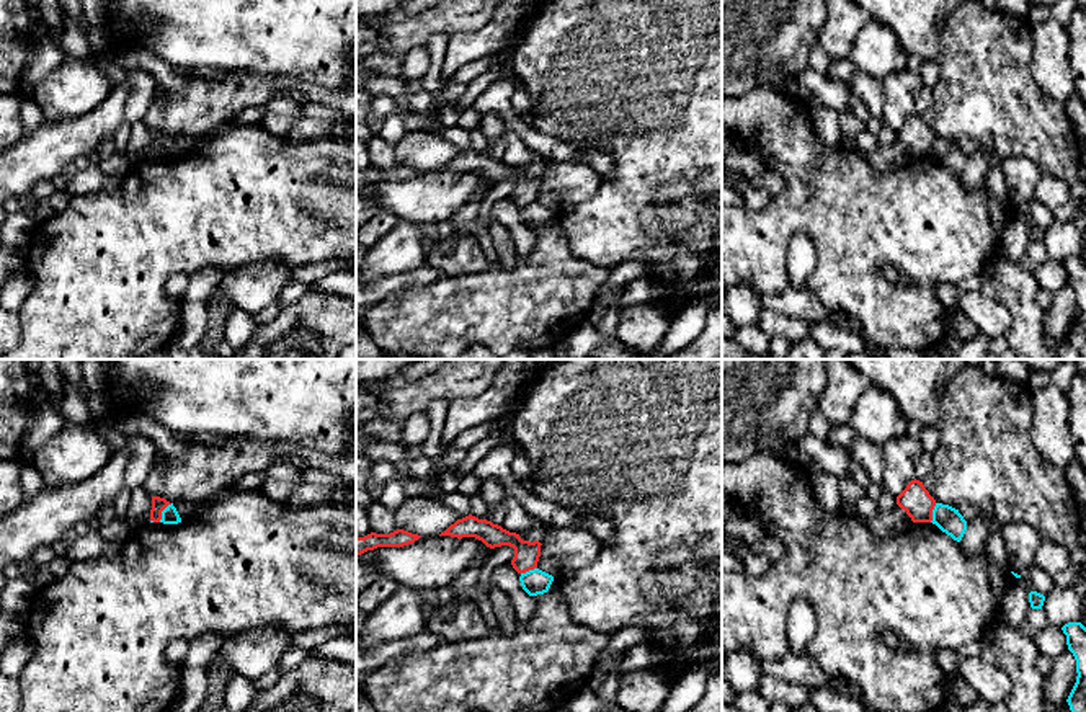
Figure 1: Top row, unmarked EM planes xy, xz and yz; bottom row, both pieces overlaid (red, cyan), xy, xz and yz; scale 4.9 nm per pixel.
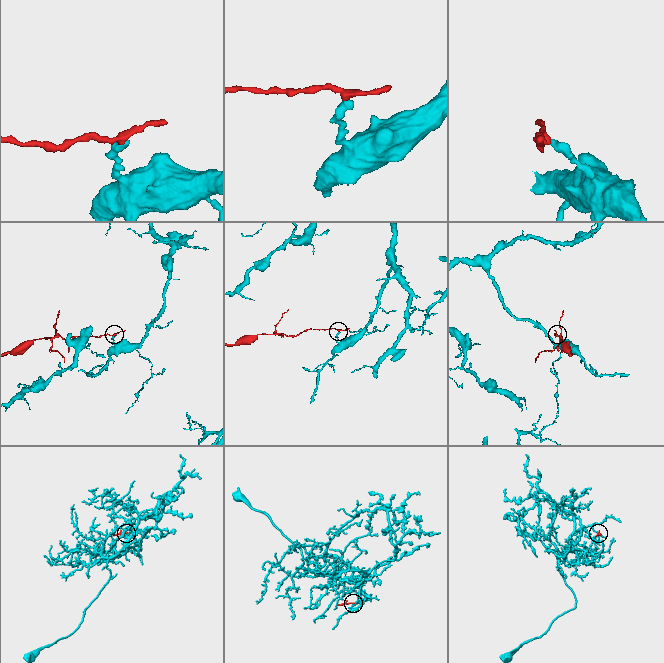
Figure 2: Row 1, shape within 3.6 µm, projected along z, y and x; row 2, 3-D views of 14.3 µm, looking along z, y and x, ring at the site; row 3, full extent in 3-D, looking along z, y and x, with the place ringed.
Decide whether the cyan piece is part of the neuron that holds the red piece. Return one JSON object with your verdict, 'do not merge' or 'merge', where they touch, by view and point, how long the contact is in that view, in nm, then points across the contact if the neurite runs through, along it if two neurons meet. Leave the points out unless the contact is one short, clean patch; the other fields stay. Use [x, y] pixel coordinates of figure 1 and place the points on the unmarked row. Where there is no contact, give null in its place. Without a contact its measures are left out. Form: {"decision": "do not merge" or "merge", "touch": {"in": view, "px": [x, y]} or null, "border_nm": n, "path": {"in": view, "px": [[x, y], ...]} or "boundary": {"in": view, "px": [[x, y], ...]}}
{"decision": "do not merge", "touch": {"in": "xy", "px": [162, 144]}, "border_nm": 120, "boundary": {"in": "xy", "px": [[172, 137], [162, 146], [159, 155]]}}

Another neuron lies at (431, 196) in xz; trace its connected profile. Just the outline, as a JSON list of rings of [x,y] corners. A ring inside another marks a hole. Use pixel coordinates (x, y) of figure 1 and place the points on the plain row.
[[[421,170],[403,181],[374,183],[374,196],[381,211],[392,212],[398,220],[431,227],[451,220],[472,194],[490,185],[475,171]]]

